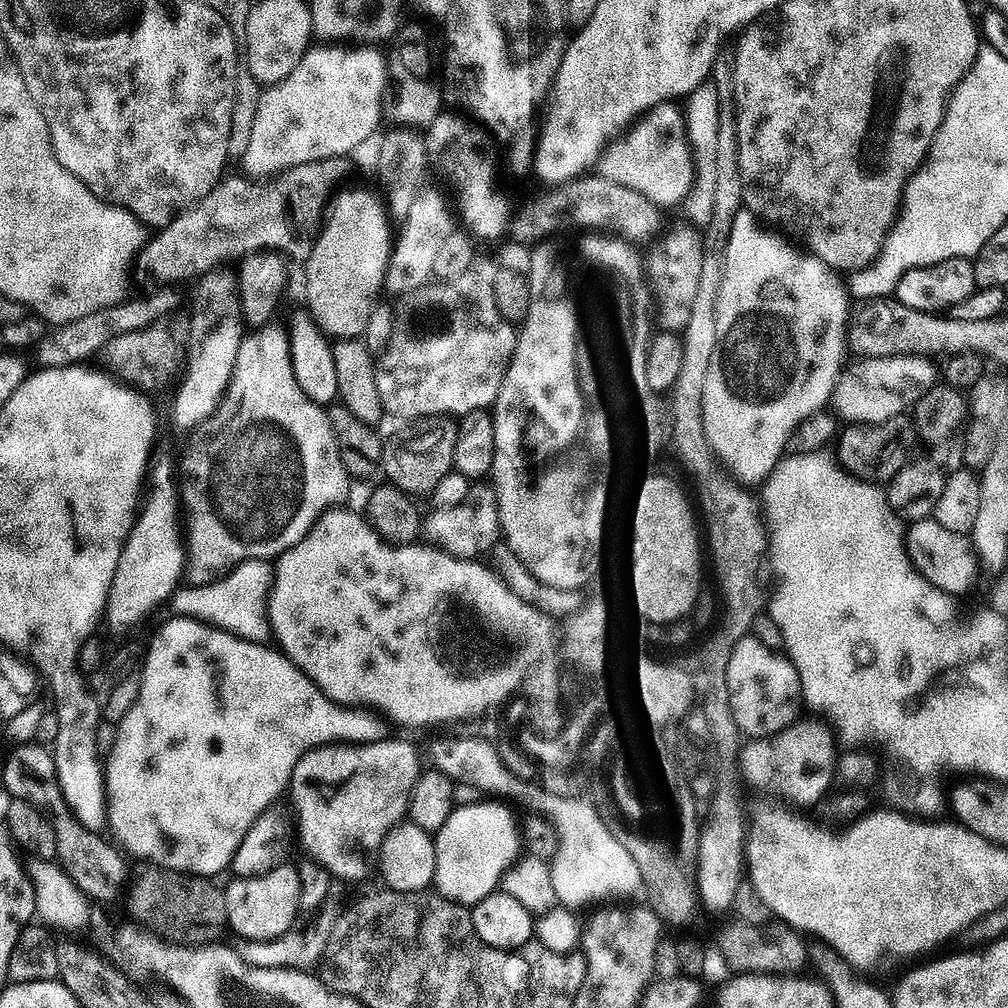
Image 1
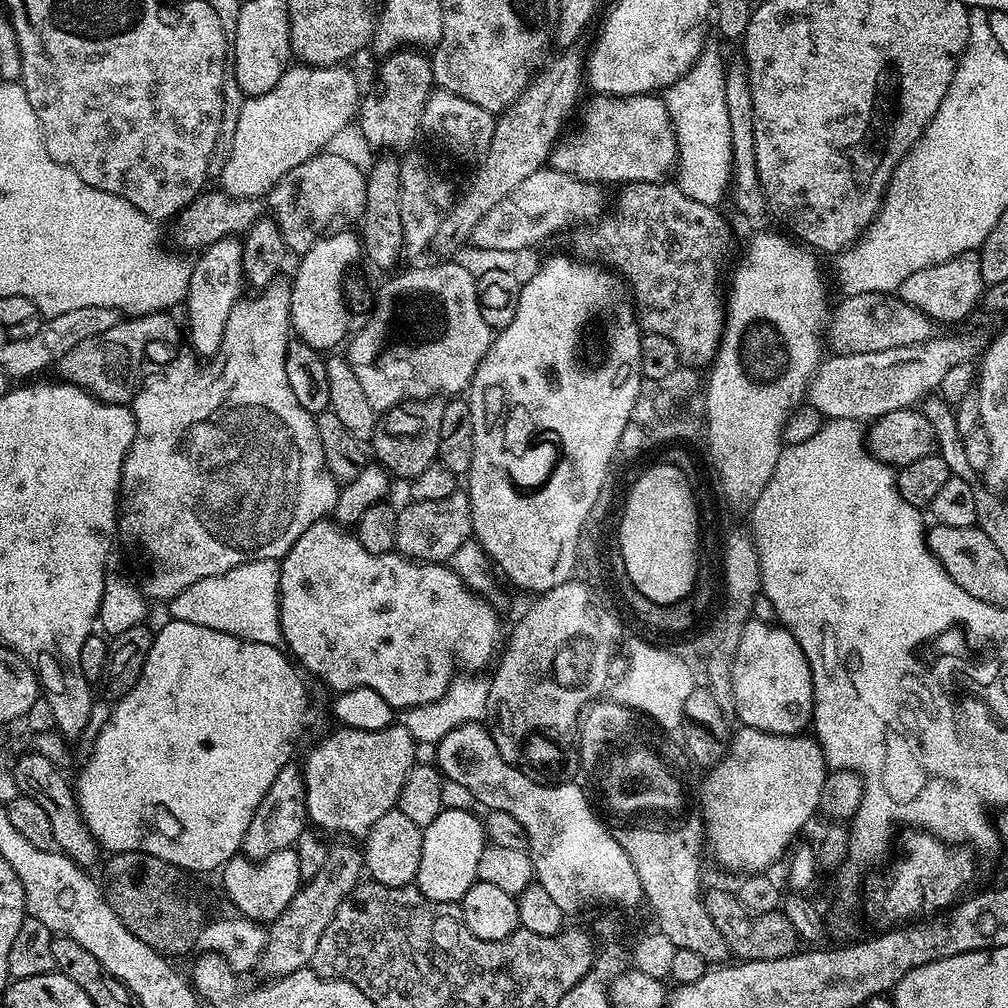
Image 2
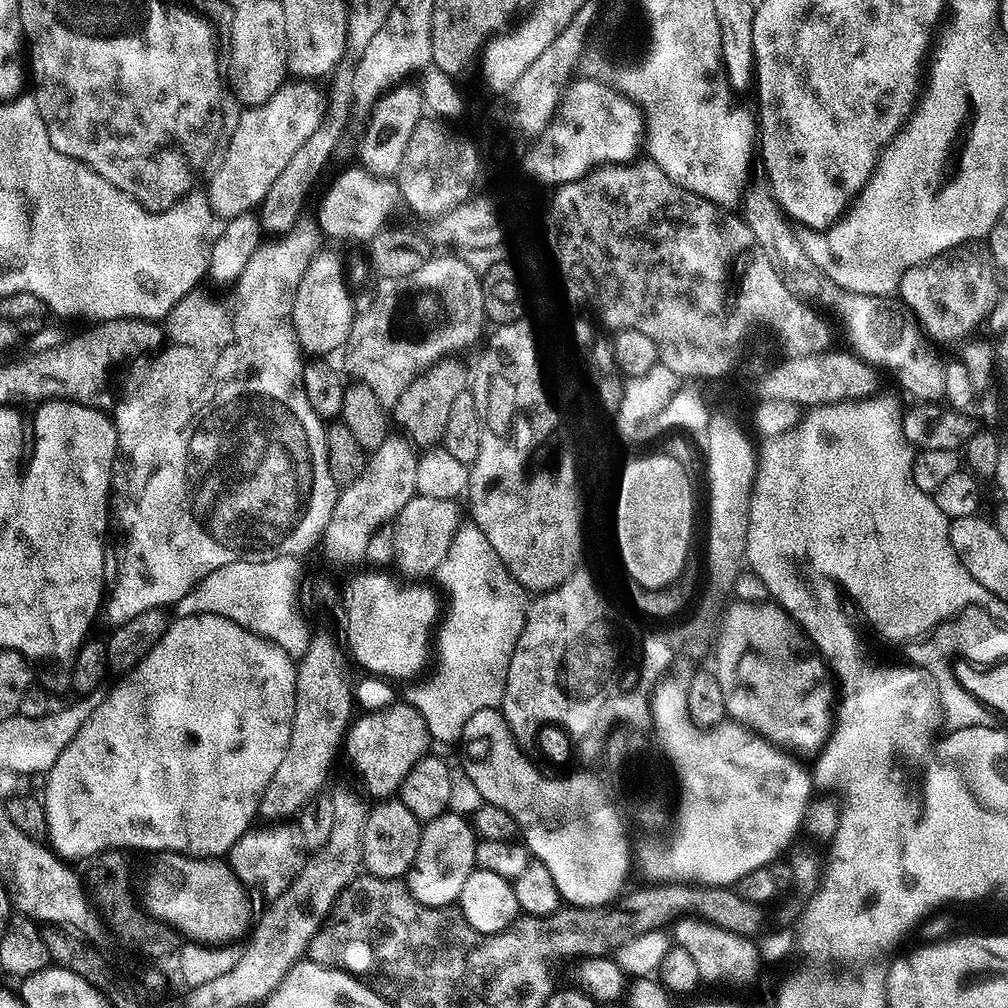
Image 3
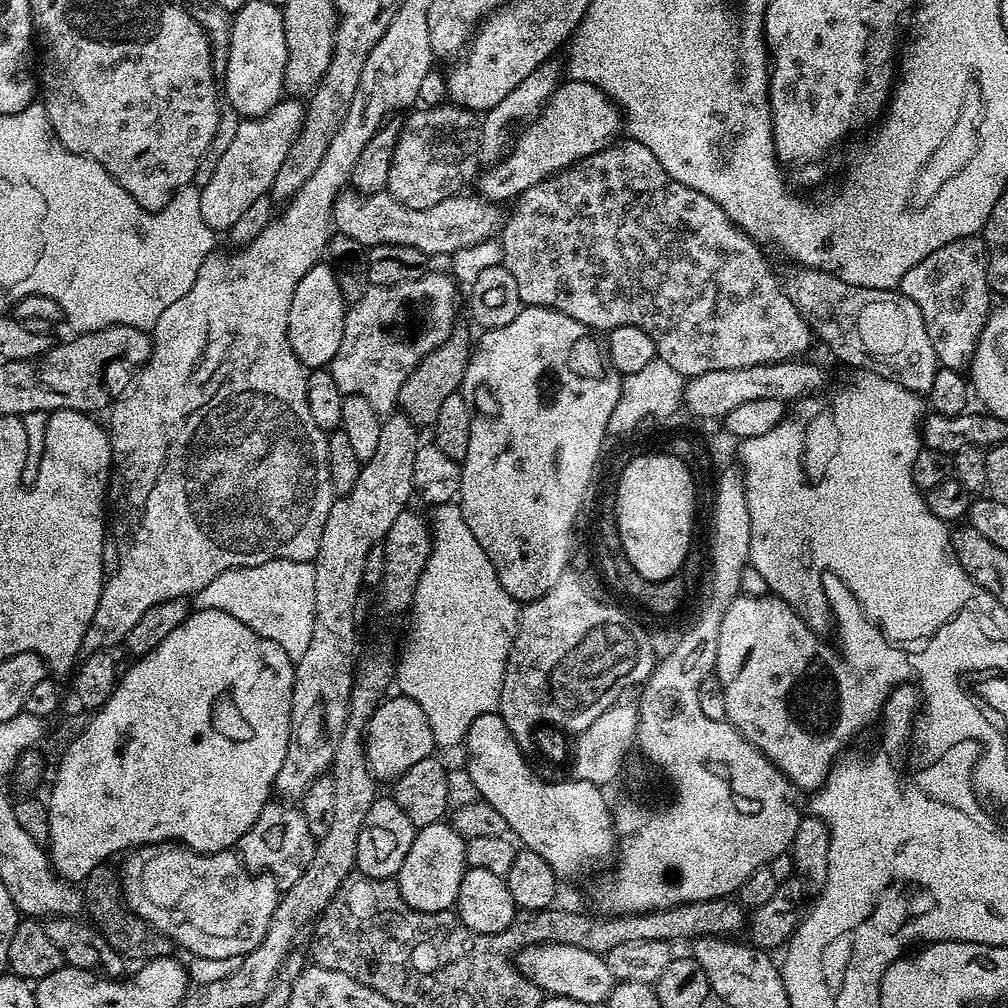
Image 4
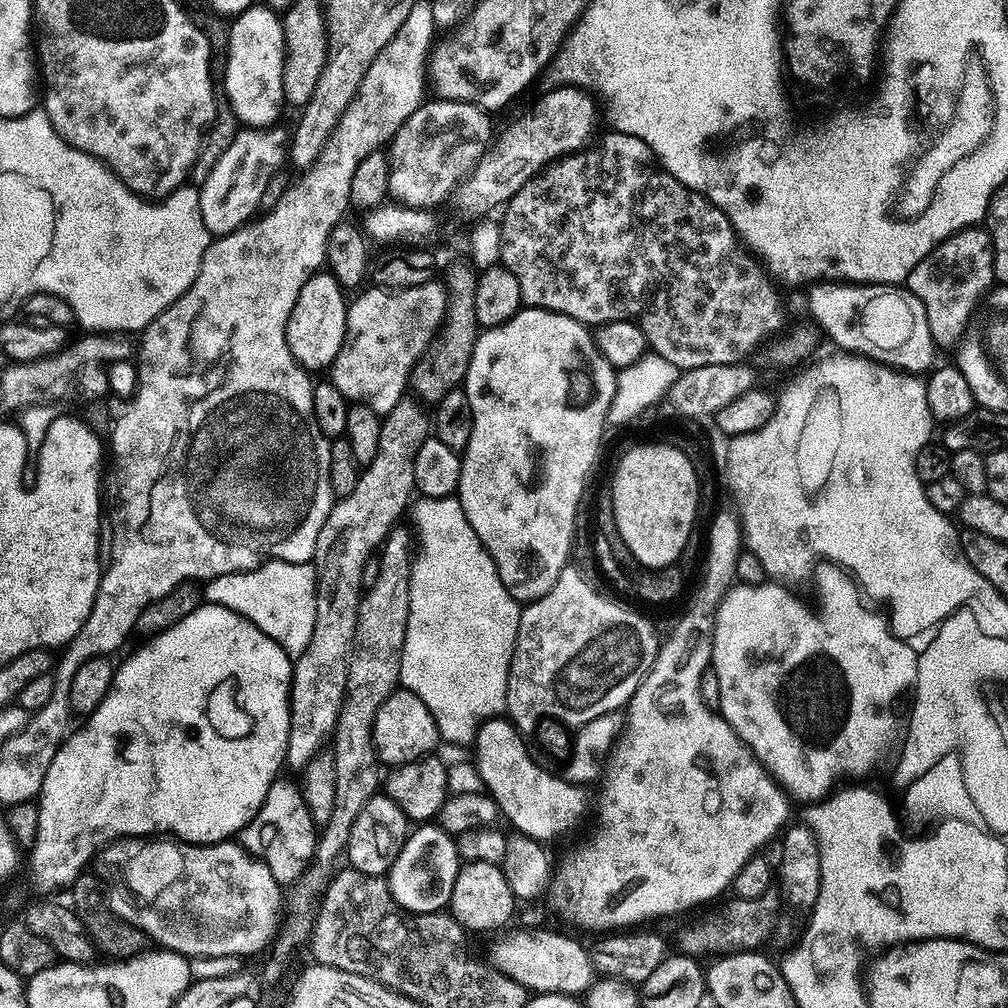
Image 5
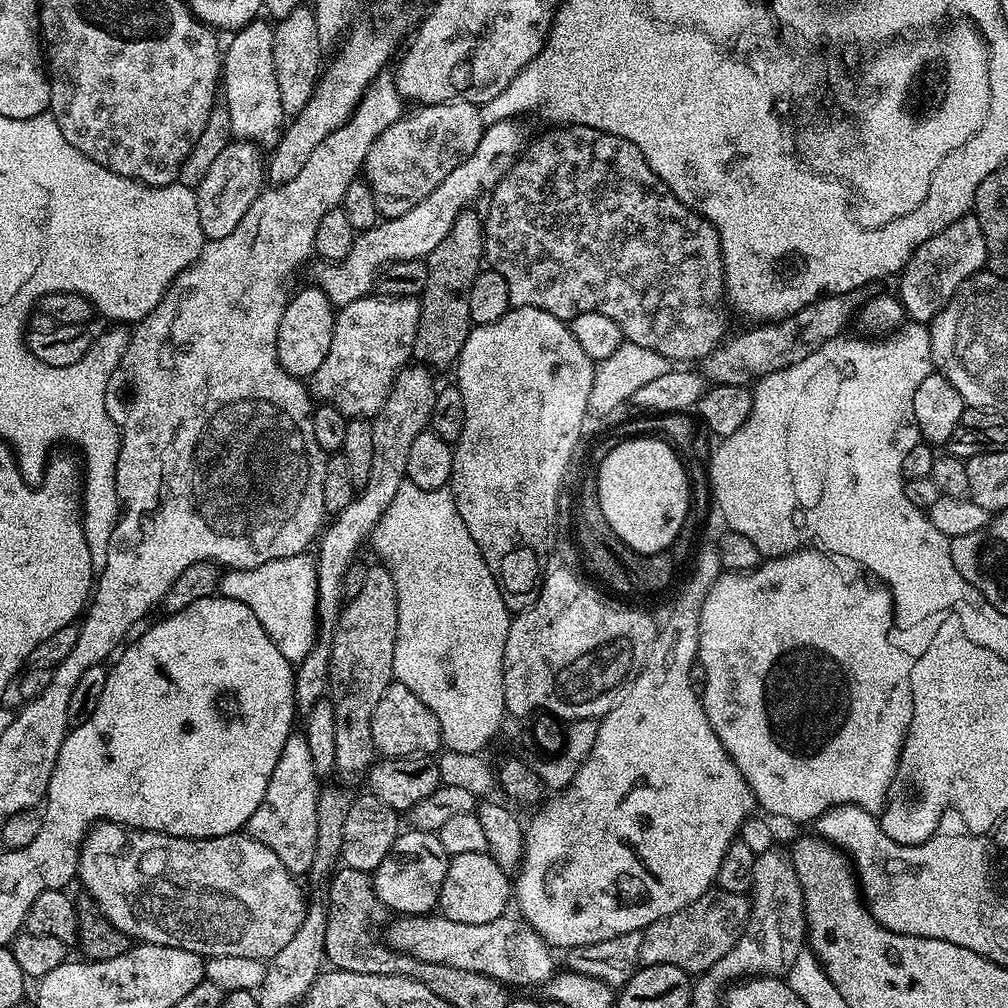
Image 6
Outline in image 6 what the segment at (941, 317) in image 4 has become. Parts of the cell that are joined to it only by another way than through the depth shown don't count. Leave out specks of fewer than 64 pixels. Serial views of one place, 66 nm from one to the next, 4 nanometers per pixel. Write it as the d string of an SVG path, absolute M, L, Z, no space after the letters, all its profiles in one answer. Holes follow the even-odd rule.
M967 214L950 222L945 229L922 242L922 246L912 252L911 258L899 273L898 295L905 313L916 322L931 321L936 313L944 309L948 299L960 289L962 282L981 271L987 262L986 238L976 215Z

